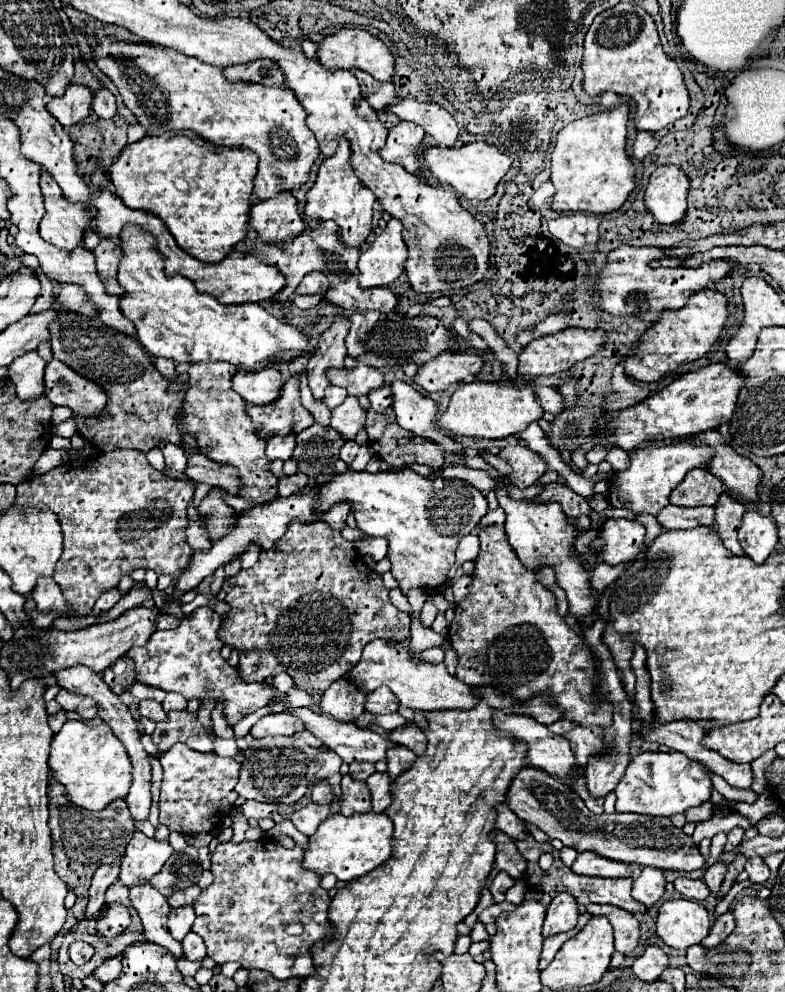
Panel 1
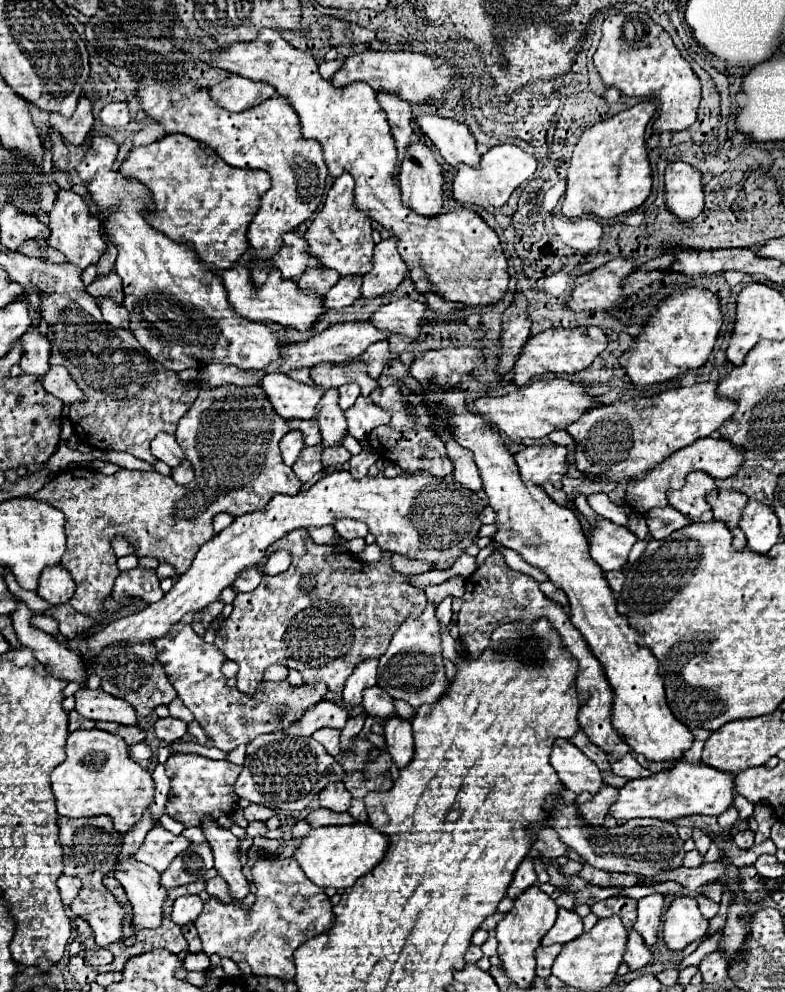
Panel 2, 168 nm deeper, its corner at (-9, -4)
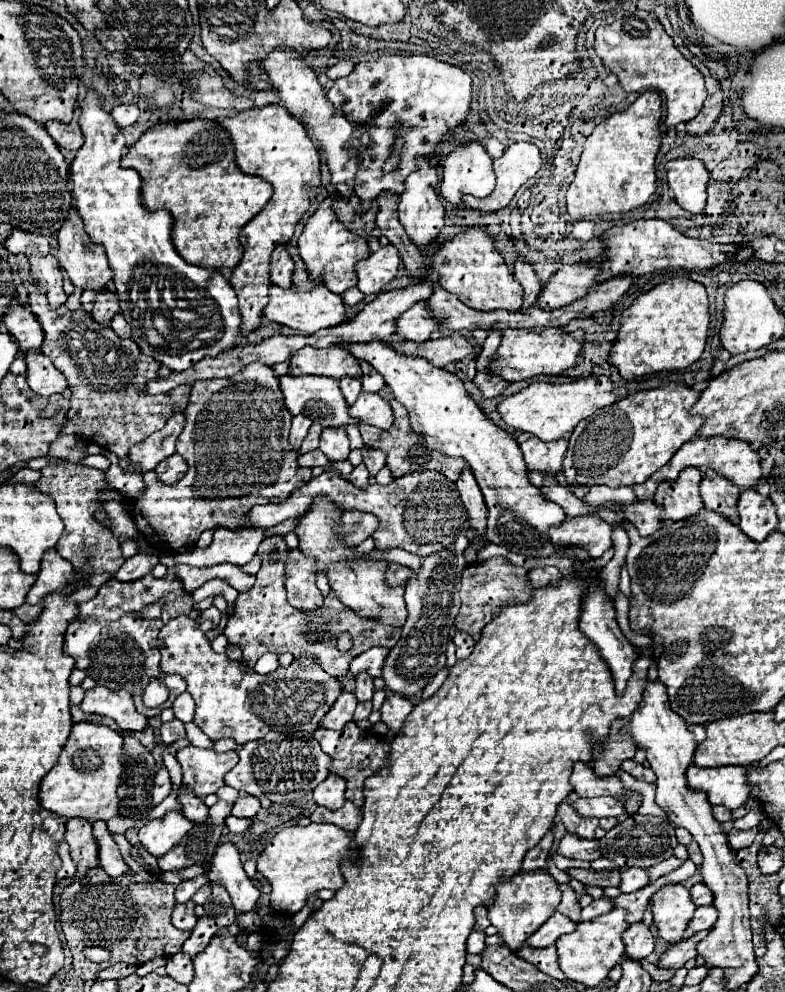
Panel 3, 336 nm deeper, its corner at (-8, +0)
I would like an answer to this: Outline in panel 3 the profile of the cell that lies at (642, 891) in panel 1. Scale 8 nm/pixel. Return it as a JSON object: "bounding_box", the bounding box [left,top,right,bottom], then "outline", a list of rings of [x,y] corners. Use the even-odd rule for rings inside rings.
{"bounding_box":[623,921,653,961],"outline":[[[643,921],[629,925],[629,929],[623,933],[623,941],[625,941],[625,955],[631,959],[641,961],[653,951],[653,933]]]}

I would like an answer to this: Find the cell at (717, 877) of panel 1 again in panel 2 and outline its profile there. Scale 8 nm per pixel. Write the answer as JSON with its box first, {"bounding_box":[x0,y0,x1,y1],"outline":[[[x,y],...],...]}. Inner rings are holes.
{"bounding_box":[700,883,724,903],"outline":[[[708,883],[708,885],[704,885],[704,889],[700,889],[700,893],[702,893],[704,897],[708,897],[708,899],[712,899],[712,901],[716,901],[716,903],[720,903],[722,891],[724,891],[724,885],[722,885],[722,883]]]}

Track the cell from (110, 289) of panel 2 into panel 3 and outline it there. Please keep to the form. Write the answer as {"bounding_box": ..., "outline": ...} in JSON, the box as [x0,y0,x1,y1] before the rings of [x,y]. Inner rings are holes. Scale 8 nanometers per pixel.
{"bounding_box":[91,289,119,325],"outline":[[[103,289],[101,293],[97,293],[97,299],[95,299],[95,307],[91,311],[93,319],[103,323],[103,325],[109,325],[111,317],[119,313],[119,297],[115,291],[111,289]]]}

